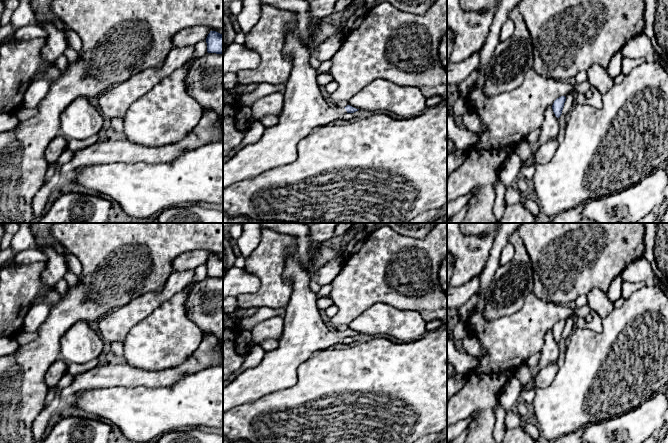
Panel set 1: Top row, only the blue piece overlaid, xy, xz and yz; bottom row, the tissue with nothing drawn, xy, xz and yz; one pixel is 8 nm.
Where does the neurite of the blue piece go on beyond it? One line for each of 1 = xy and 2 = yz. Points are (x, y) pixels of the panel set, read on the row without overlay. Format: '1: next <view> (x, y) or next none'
1: next none
2: next none

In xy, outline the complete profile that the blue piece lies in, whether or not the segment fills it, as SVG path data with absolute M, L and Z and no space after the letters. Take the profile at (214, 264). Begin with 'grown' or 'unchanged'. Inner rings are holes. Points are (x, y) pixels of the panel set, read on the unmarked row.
unchanged; M210 255L206 262L207 276L223 278L223 258L216 255Z

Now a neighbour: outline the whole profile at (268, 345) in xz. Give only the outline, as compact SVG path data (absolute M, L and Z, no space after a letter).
M265 339L261 343L262 348L265 352L273 351L279 346L279 340L276 339Z

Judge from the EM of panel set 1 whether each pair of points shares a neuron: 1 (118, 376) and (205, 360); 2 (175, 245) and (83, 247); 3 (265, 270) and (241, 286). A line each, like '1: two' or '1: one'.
1: one
2: one
3: two

